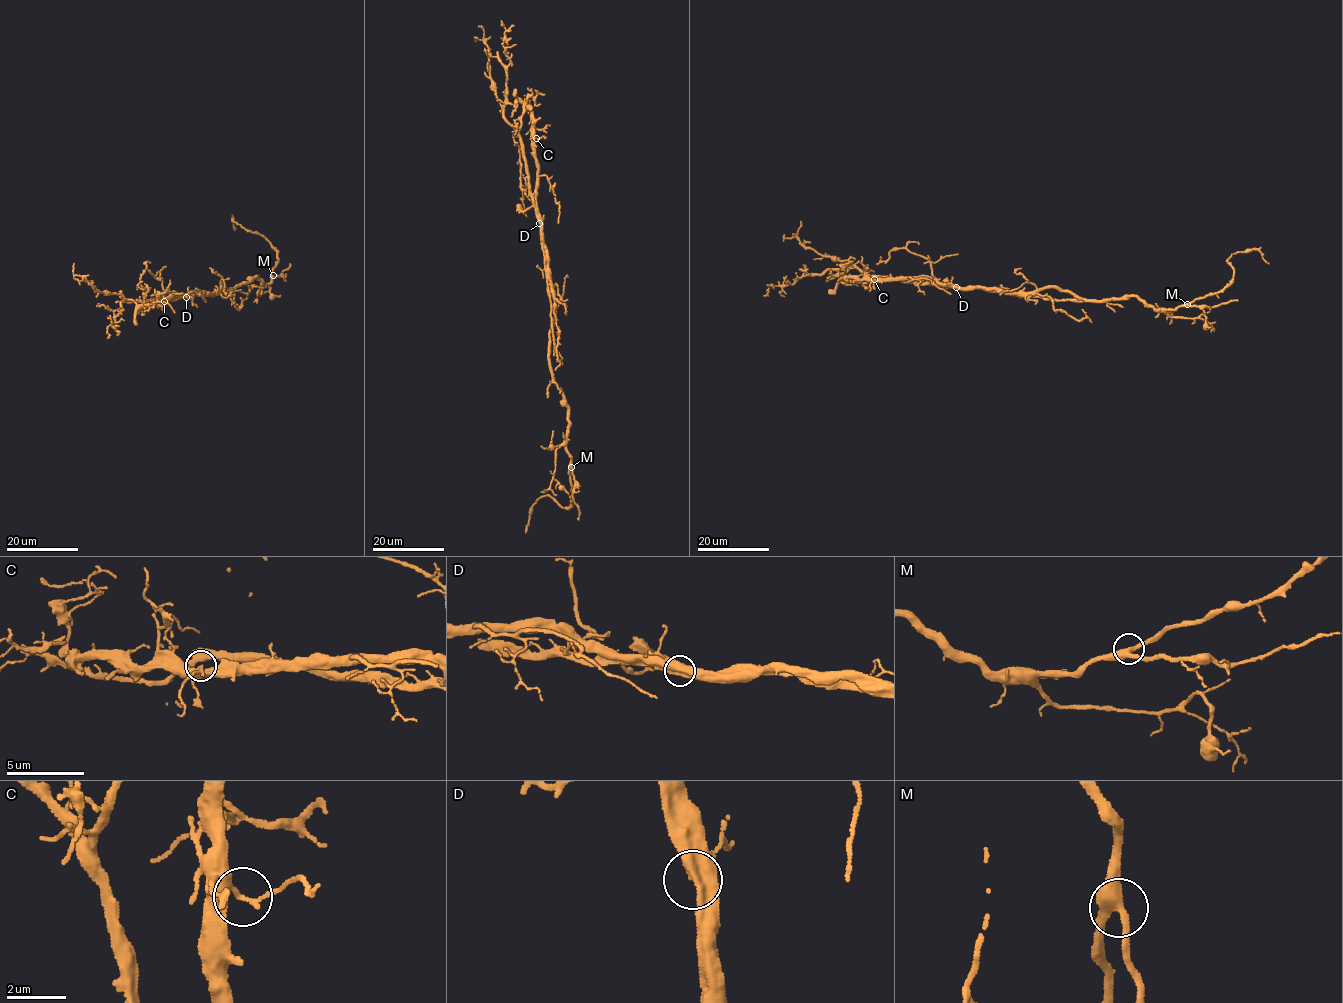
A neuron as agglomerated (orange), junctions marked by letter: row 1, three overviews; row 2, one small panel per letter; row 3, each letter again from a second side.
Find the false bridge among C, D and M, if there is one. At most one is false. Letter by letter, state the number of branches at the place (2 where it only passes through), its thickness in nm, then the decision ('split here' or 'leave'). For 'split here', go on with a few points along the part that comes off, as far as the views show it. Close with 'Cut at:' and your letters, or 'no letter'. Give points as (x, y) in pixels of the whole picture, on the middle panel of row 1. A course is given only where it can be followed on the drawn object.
C: 2 branches meet; 190 nm thick; leave
D: 2 branches meet; 600 nm thick; split here; foreign part runs (539, 223), (522, 139), (504, 117), (510, 58), (506, 55), (503, 43), (506, 30), (501, 21)
M: 3 branches meet; 360 nm thick; leave
Cut at: D

